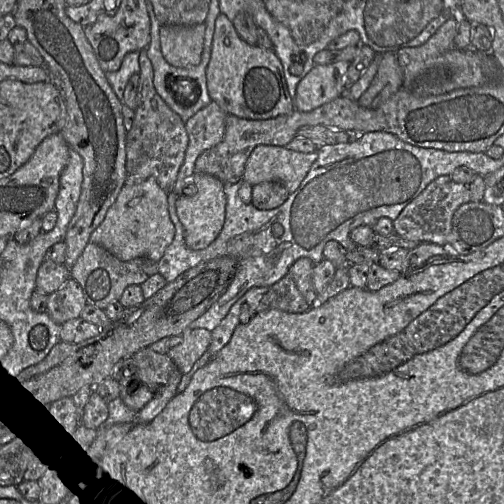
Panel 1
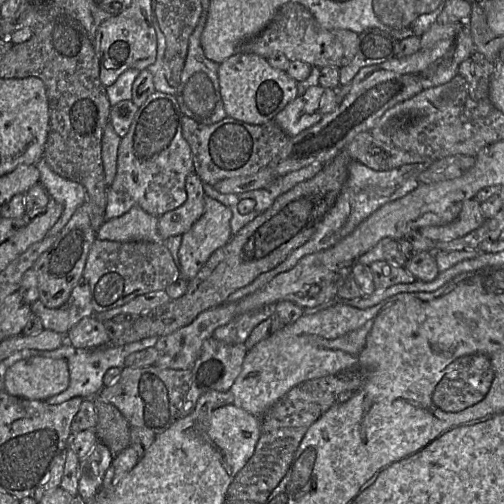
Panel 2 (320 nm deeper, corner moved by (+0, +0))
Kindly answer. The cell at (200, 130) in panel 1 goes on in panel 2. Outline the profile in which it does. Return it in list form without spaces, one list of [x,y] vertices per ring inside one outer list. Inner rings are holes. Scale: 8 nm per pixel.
[[[195,171],[187,176],[185,187],[186,201],[178,208],[158,217],[158,232],[164,240],[171,236],[183,235],[205,211],[204,183]]]

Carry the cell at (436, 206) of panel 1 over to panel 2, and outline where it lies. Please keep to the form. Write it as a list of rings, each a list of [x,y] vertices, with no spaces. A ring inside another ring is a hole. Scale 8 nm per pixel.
[[[474,197],[464,203],[454,221],[444,225],[423,227],[422,234],[434,242],[448,241],[477,229],[485,219],[481,203]]]

